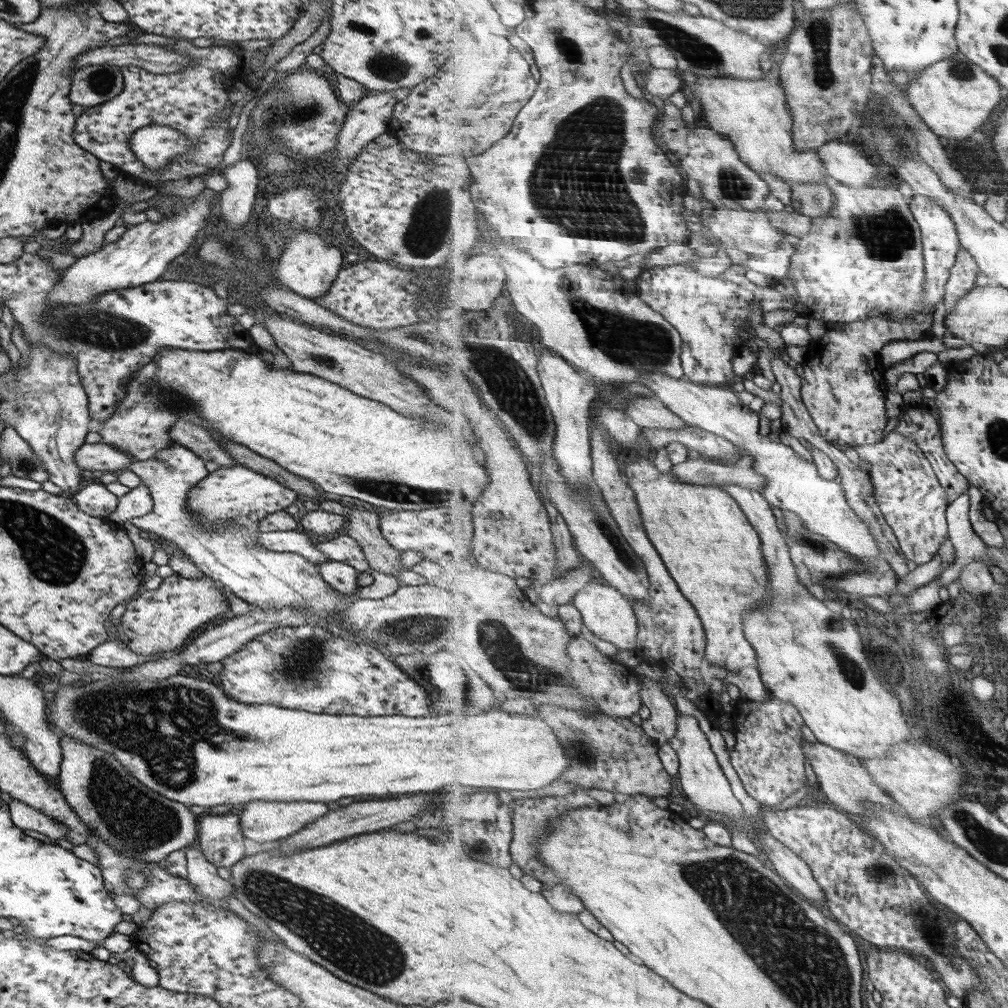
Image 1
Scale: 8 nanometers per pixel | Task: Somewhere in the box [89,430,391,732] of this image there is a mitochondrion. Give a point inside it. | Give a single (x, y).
(300, 665)

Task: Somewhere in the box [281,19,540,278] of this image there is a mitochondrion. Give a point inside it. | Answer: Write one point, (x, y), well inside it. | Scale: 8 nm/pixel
(430, 224)

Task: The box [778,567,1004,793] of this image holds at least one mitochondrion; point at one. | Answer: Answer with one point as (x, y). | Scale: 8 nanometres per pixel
(853, 669)

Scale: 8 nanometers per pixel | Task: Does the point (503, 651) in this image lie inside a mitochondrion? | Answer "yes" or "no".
yes

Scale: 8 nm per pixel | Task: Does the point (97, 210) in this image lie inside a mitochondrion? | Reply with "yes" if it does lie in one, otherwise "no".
no

